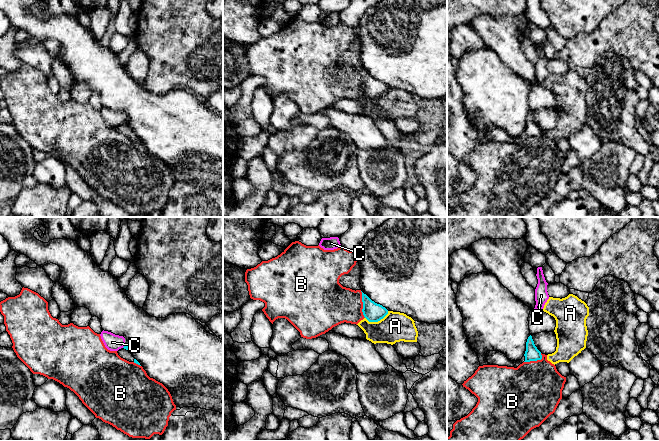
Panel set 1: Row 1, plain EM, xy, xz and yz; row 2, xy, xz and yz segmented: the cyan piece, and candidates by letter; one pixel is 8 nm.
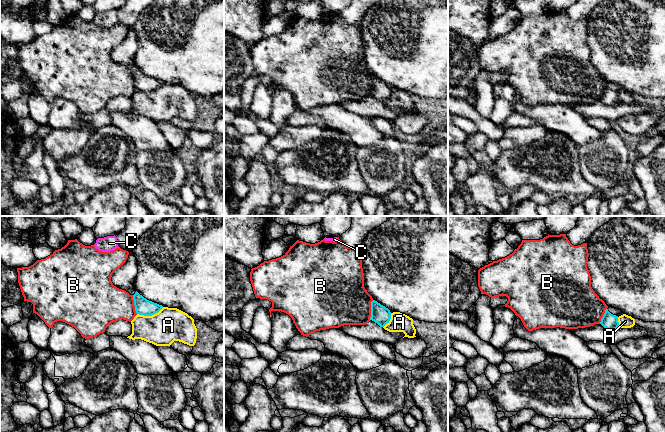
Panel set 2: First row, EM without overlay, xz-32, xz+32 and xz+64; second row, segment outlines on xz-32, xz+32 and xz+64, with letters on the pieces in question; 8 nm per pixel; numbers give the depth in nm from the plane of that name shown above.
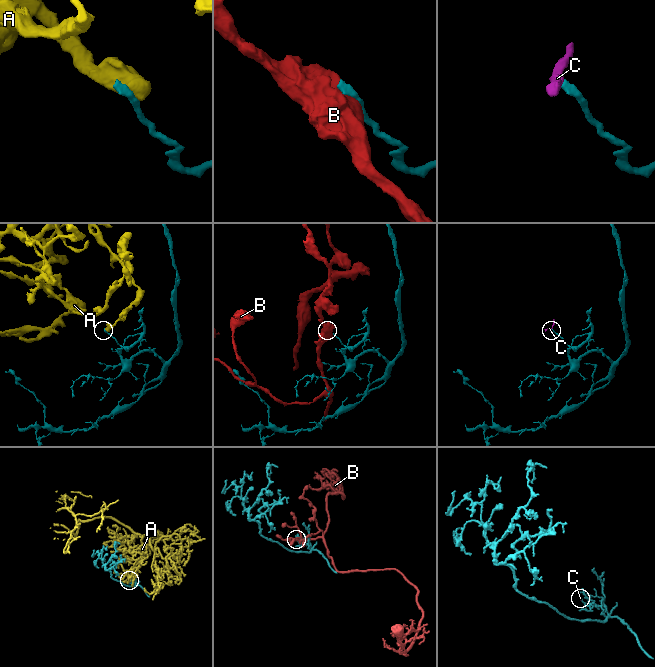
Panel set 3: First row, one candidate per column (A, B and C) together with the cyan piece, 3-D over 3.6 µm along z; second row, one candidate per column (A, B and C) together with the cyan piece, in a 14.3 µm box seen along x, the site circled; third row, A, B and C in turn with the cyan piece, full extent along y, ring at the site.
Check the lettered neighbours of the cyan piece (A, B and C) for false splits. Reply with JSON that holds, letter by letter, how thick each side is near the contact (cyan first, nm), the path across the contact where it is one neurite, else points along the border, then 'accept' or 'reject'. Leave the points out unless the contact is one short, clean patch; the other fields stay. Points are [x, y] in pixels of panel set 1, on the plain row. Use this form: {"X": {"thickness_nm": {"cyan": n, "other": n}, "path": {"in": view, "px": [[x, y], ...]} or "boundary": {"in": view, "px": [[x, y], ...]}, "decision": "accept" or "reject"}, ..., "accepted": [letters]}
{"A": {"thickness_nm": {"cyan": 160, "other": 240}, "boundary": {"in": "xz", "px": [[388, 87], [377, 97], [368, 97], [365, 94]]}, "decision": "reject"}, "B": {"thickness_nm": {"cyan": 160, "other": 340}, "decision": "reject"}, "C": {"thickness_nm": {"cyan": 30, "other": 140}, "path": {"in": "xy", "px": [[125, 122], [124, 122], [119, 118], [112, 118]]}, "decision": "accept"}, "accepted": ["C"]}

